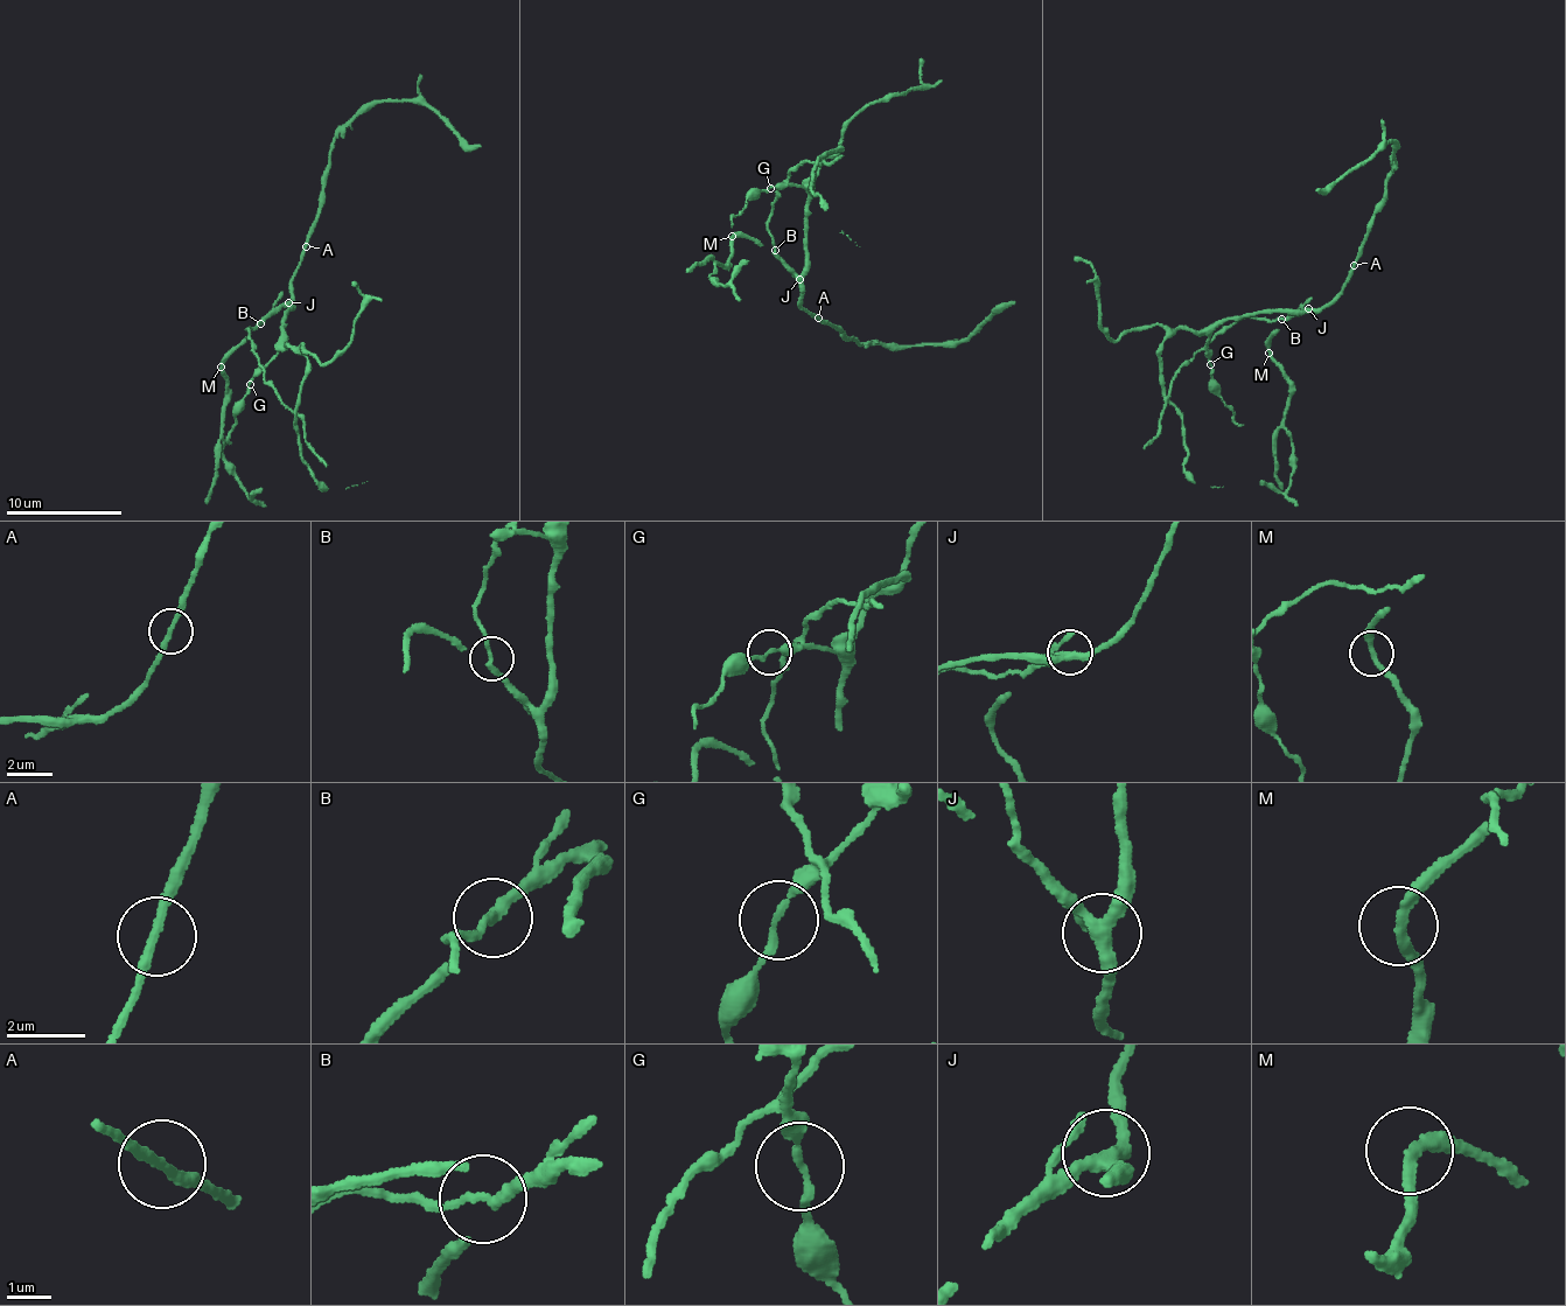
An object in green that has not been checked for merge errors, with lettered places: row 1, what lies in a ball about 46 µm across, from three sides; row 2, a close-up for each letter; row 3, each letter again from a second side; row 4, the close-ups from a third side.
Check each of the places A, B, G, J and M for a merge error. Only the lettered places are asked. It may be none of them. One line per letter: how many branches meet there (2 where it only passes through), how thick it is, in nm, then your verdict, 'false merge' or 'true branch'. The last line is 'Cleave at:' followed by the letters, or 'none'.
A: branches 2; calibre 220 nm; true branch
B: branches 2; calibre 220 nm; false merge
G: branches 2; calibre 170 nm; true branch
J: branches 3; calibre 320 nm; true branch
M: branches 2; calibre 240 nm; true branch
Cleave at: B

